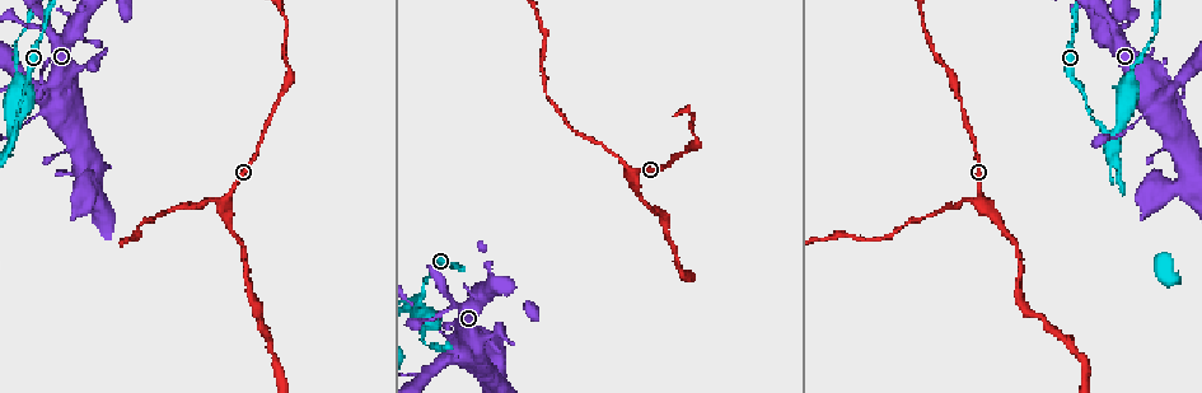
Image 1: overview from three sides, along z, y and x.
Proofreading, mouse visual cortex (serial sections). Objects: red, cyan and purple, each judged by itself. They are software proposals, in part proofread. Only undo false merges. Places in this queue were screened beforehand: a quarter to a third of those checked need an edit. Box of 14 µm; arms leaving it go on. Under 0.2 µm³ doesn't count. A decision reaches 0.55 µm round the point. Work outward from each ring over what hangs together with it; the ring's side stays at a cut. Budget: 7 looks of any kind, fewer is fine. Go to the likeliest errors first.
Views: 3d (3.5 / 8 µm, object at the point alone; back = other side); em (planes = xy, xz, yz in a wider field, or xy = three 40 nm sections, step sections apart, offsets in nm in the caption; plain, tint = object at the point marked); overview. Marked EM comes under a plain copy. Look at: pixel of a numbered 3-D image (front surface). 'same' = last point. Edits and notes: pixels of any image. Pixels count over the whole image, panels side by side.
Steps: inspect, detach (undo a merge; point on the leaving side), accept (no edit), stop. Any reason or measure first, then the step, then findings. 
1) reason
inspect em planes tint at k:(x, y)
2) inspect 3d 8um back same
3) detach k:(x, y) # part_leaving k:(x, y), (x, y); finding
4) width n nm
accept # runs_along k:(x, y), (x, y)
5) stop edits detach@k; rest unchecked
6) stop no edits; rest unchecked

sharp bend
inspect 3d 3.5um at 1:(1161, 119)

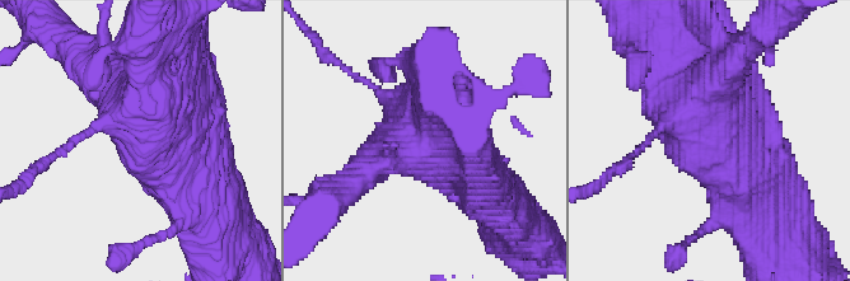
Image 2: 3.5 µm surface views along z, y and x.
accept # runs_along 2:(452, 143), (456, 155), (369, 84); continuous, no second cell

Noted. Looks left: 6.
side arm on a straight run
inspect 3d 3.5um at 1:(1109, 130)

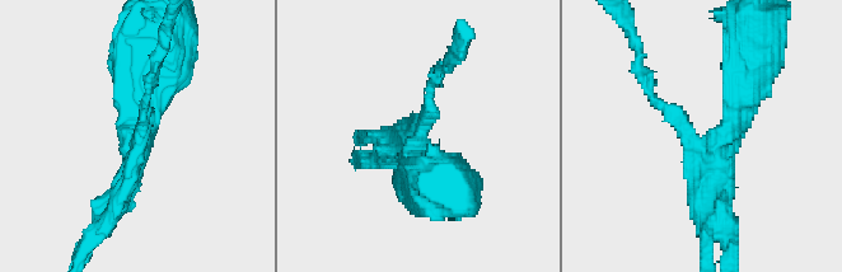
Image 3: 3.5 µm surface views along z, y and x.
arms 3; arm_widths 100, 300, 350 nm; need the tissue
inspect em xy step 3 tint at 3:(694, 141)

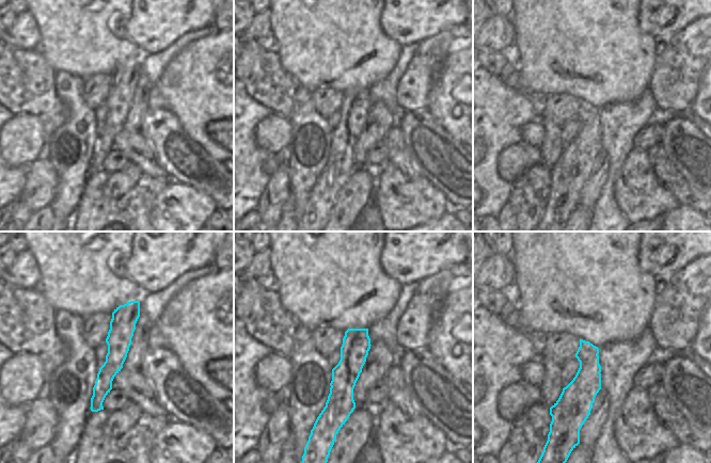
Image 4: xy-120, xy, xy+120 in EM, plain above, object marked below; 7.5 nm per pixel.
detach 3:(122, 101) # part_leaving 3:(705, 142), (734, 123), (751, 37); two cells meet here

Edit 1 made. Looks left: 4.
branch point
inspect 3d 3.5um at 1:(429, 372)

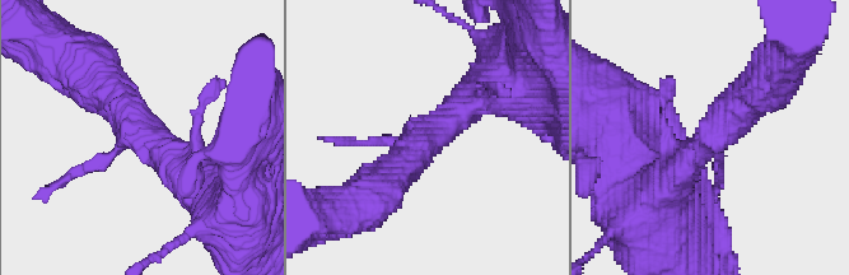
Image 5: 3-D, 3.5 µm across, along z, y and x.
need the tissue
inspect em xy step 5 tint at 5:(721, 127)

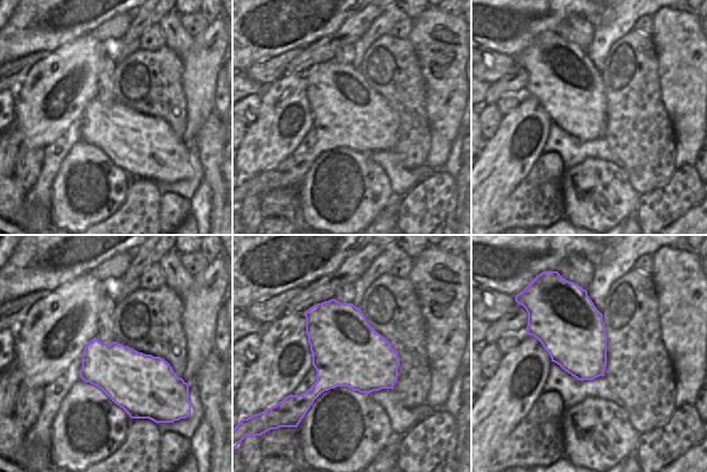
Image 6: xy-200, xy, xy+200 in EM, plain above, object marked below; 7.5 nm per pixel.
accept # runs_along 5:(483, 93), (369, 194); one cell here

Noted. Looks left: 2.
stop edits detach@3; rest unchecked

